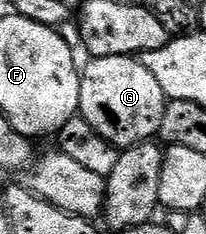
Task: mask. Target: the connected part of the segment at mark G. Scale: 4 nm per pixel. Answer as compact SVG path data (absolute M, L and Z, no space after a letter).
M97 56L88 61L87 69L82 69L79 78L78 115L81 119L89 122L89 126L93 126L93 130L97 130L101 138L105 138L120 150L158 137L161 118L169 101L161 90L161 82L157 82L157 78L153 78L153 74L145 70L142 59L133 56Z

